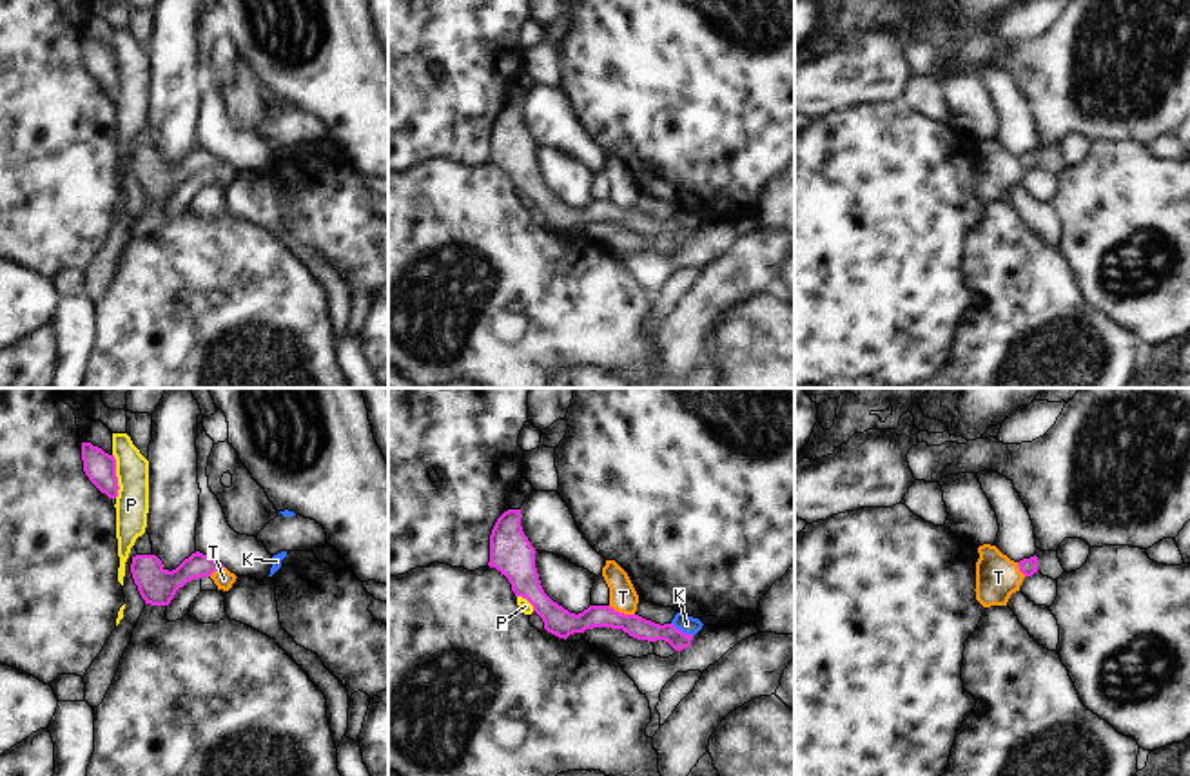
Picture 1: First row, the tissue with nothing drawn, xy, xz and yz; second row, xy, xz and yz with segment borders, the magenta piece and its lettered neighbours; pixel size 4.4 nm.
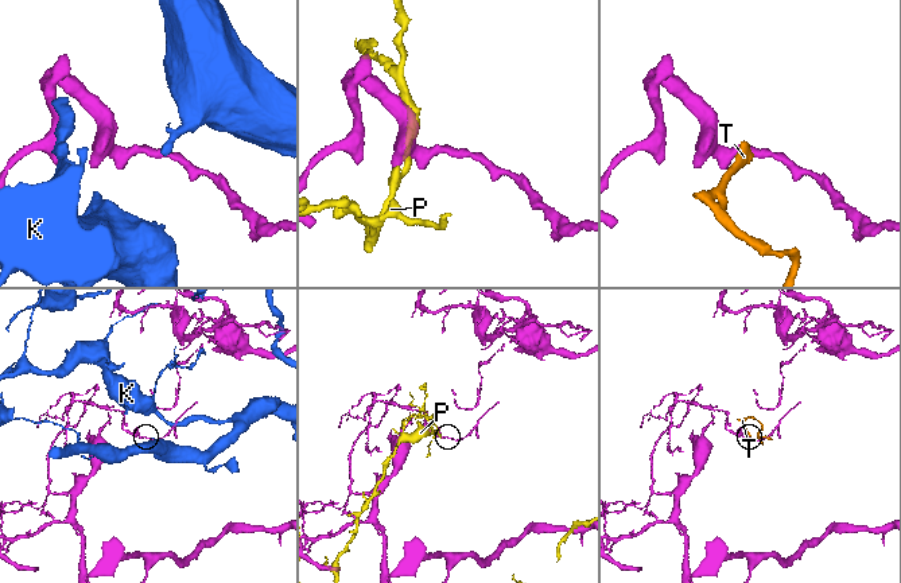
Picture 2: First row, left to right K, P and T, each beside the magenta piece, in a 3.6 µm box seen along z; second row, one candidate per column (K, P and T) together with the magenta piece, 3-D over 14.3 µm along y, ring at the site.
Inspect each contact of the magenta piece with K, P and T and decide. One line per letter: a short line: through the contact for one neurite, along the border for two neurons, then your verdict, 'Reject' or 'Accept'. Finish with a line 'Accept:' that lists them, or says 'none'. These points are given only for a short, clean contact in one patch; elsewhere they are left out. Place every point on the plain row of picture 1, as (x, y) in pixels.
K: Line: xz (672, 216), (693, 229). Reject
P: Reject
T: Line: xz (608, 200), (634, 209). Reject
Accept: none.

